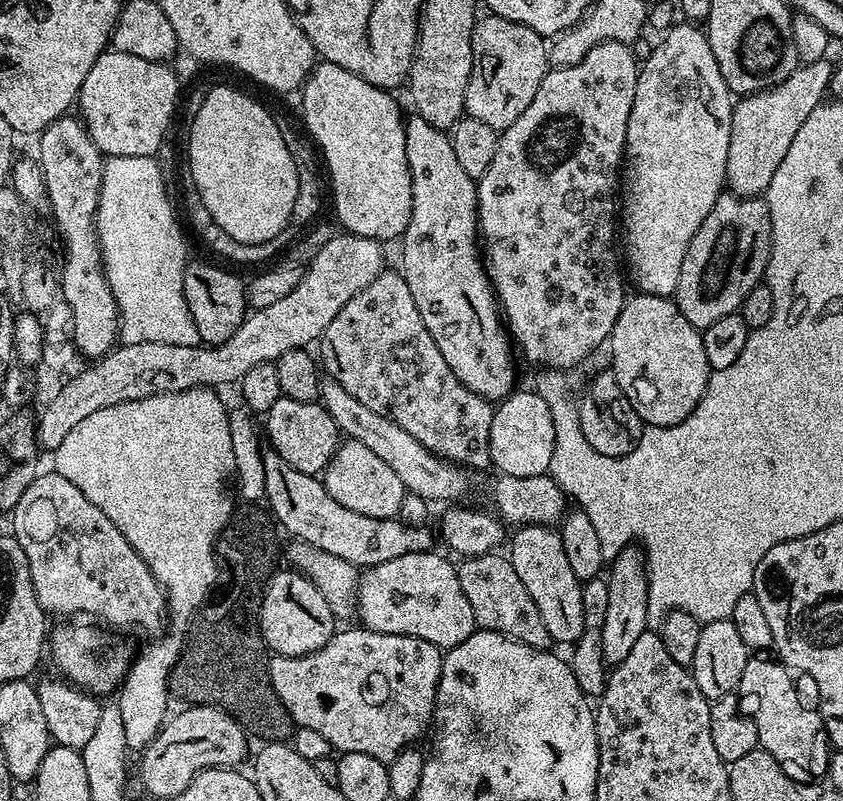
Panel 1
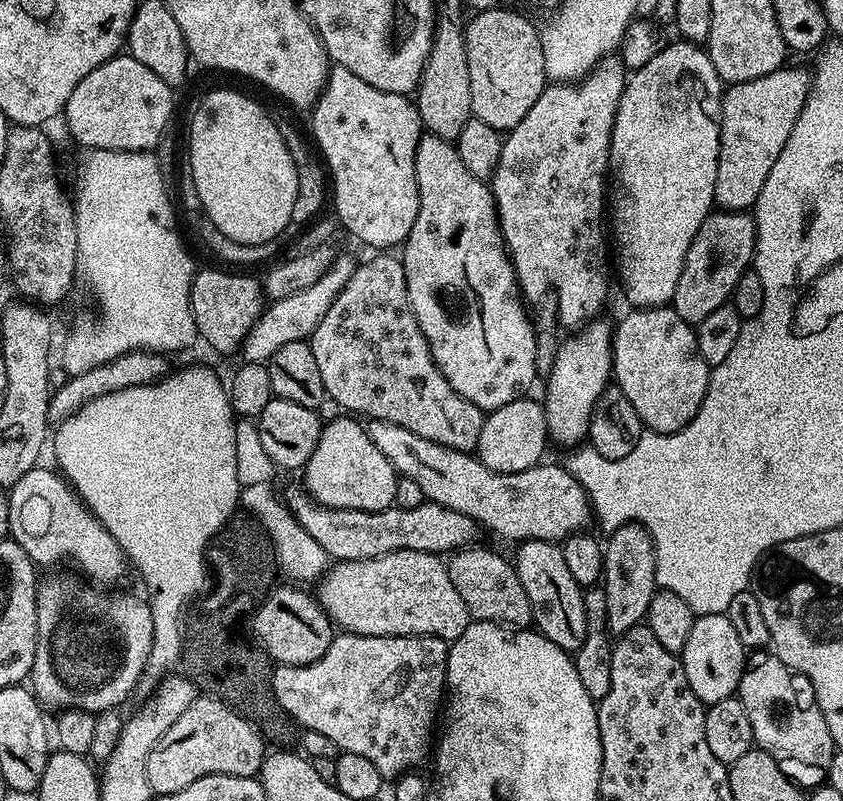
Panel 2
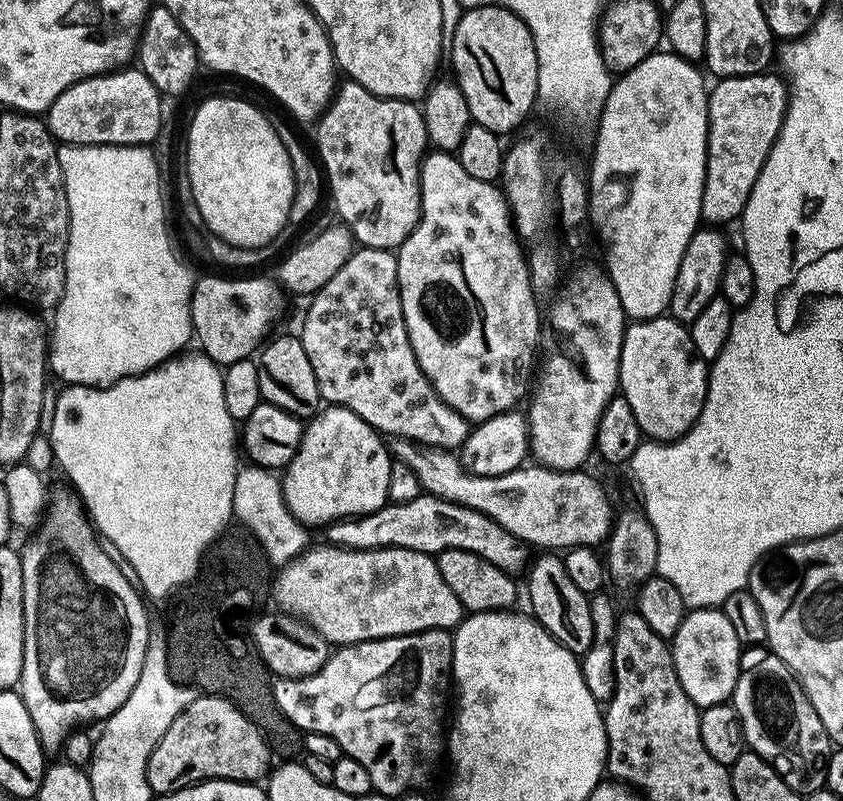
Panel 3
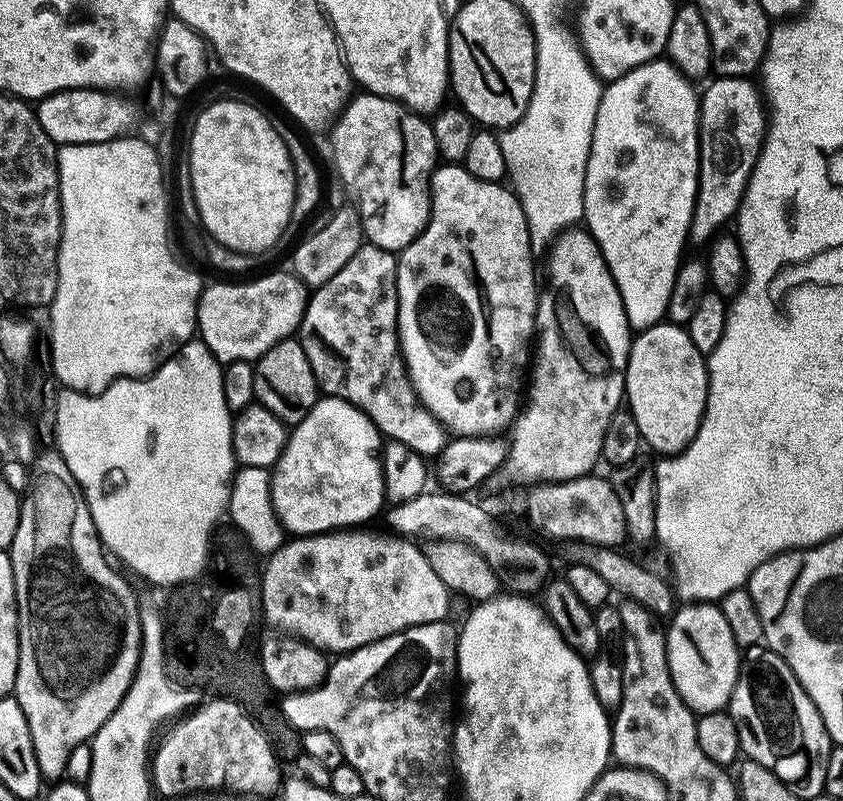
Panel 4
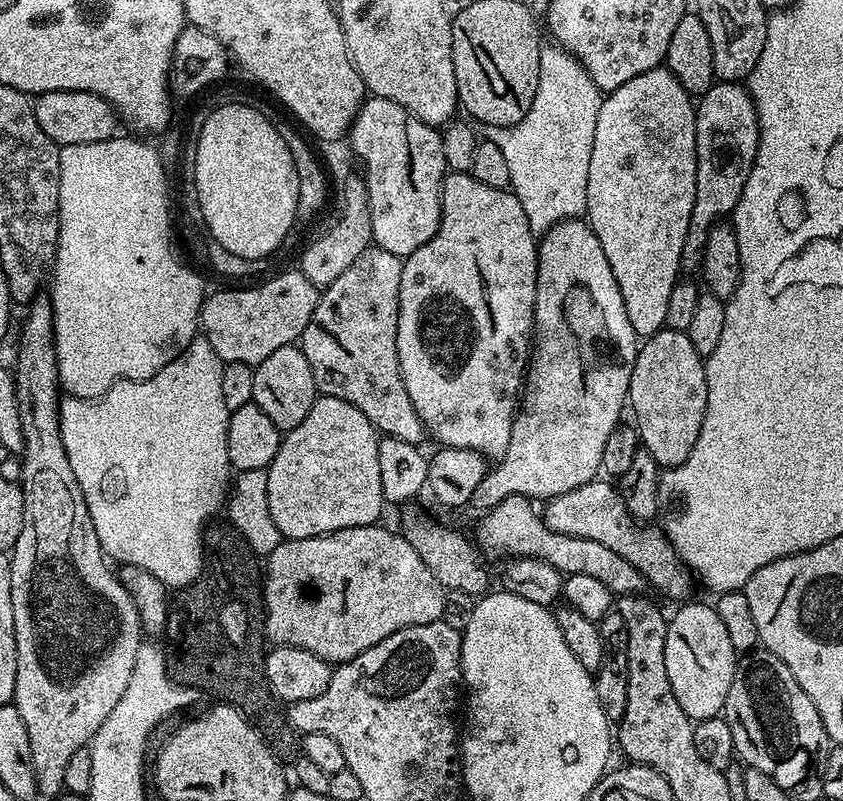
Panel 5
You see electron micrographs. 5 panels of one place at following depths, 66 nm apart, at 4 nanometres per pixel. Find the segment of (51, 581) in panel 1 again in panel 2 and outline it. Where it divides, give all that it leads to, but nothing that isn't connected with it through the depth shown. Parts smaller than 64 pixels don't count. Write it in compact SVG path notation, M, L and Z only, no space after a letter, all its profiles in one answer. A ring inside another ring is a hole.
M43 466L34 467L10 488L7 498L11 539L17 540L33 565L41 569L60 564L63 560L73 560L86 575L97 580L93 580L97 585L119 585L116 583L130 568L123 550L110 530L102 526L91 508L80 499L76 489L63 475L53 472Z

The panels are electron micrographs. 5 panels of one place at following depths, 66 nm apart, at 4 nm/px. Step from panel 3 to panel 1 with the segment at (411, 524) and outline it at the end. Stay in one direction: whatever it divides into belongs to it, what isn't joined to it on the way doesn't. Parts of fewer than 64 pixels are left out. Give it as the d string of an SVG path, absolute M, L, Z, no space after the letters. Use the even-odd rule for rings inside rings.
M262 451L262 470L264 471L264 491L271 496L271 511L276 516L279 527L292 535L292 538L306 542L318 550L326 550L326 554L334 554L334 558L342 558L356 565L357 569L372 568L382 562L390 562L390 558L402 558L402 554L426 552L433 547L434 532L428 526L405 524L399 518L383 520L370 518L366 514L358 514L358 510L346 510L342 502L334 502L326 490L323 479L319 475L311 476L302 470L294 470L277 452Z

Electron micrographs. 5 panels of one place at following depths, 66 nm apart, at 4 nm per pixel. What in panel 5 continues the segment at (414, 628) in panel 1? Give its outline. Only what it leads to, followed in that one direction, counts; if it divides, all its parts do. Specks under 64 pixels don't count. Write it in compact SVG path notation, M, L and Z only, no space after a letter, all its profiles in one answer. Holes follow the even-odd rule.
M376 524L343 528L324 536L301 540L285 539L268 556L268 634L273 645L289 644L310 650L333 666L345 664L358 654L378 646L390 634L415 624L433 624L444 612L446 589L426 570L426 562L414 554L414 546L399 531L391 532Z

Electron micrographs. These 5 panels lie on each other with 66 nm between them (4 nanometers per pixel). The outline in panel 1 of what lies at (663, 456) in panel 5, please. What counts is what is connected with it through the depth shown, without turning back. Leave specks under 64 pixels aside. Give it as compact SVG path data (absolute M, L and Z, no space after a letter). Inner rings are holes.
M629 295L618 314L618 322L614 322L610 348L611 344L611 375L615 376L626 398L630 398L630 406L634 406L634 410L645 425L661 428L681 424L695 410L698 402L704 399L704 391L710 383L710 369L706 362L704 338L701 329L686 322L675 299L667 296Z

